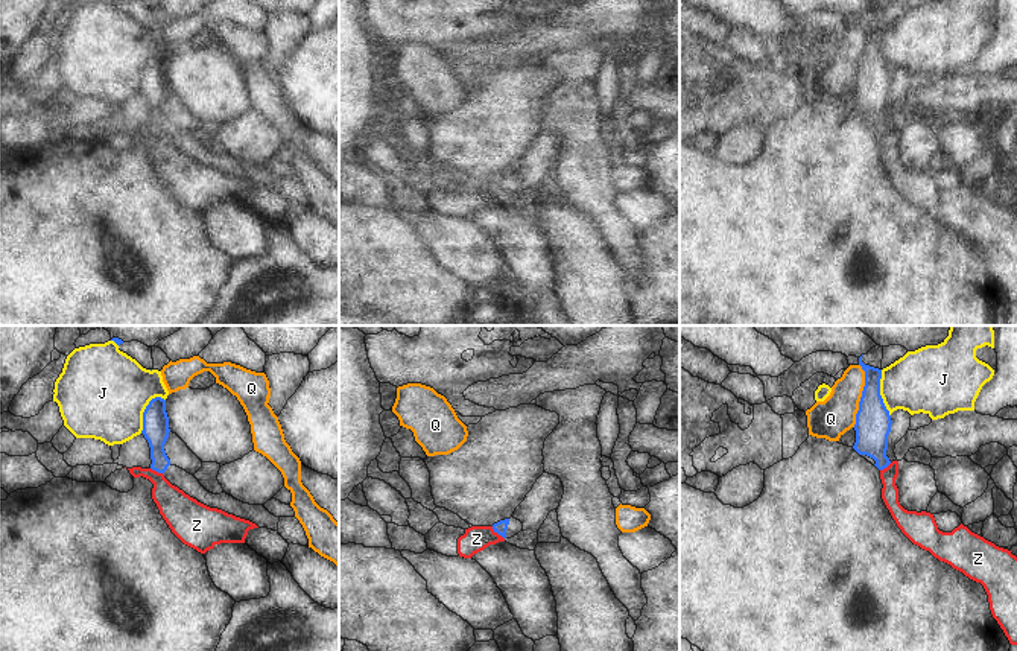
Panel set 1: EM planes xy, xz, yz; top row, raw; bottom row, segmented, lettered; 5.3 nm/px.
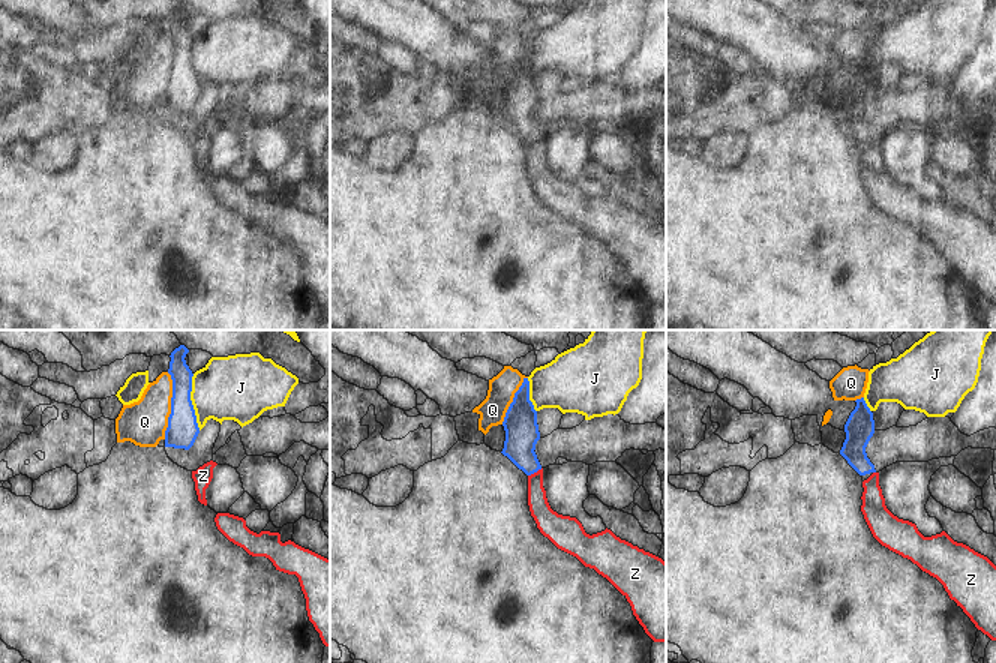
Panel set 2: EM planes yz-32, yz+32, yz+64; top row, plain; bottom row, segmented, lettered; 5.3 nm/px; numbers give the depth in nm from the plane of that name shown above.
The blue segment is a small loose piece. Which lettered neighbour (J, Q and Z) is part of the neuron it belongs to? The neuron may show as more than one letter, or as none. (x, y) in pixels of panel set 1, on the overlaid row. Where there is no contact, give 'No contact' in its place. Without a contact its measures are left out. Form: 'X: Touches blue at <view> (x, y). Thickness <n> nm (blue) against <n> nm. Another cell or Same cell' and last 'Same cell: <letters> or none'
J: Touches blue at xy (145, 411). Thickness 140 nm (blue) against 480 nm. Another cell
Q: Touches blue at yz (862, 396). Thickness 190 nm (blue) against 200 nm. Another cell
Z: Touches blue at xz (497, 533). Thickness 70 nm (blue) against 140 nm. Another cell
Same cell: none

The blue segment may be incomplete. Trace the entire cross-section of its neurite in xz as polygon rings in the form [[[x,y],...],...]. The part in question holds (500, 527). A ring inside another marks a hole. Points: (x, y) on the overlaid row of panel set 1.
[[[514,517],[500,520],[493,525],[494,532],[502,535],[503,538],[511,538],[523,531],[523,523]]]

